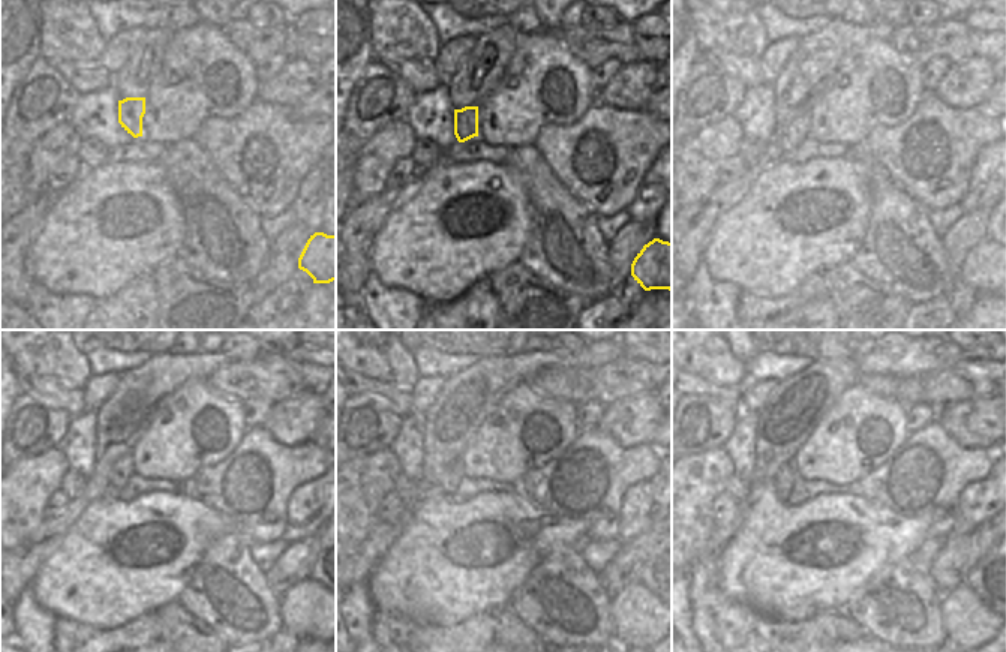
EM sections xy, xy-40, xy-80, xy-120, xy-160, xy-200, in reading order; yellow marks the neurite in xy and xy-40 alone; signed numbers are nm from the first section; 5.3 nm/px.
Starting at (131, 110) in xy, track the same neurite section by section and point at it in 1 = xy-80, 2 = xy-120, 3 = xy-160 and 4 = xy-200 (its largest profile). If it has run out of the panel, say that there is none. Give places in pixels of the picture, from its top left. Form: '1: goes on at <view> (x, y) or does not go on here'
1: goes on at xy-80 (796, 131)
2: goes on at xy-120 (123, 469)
3: goes on at xy-160 (453, 472)
4: goes on at xy-200 (787, 474)

